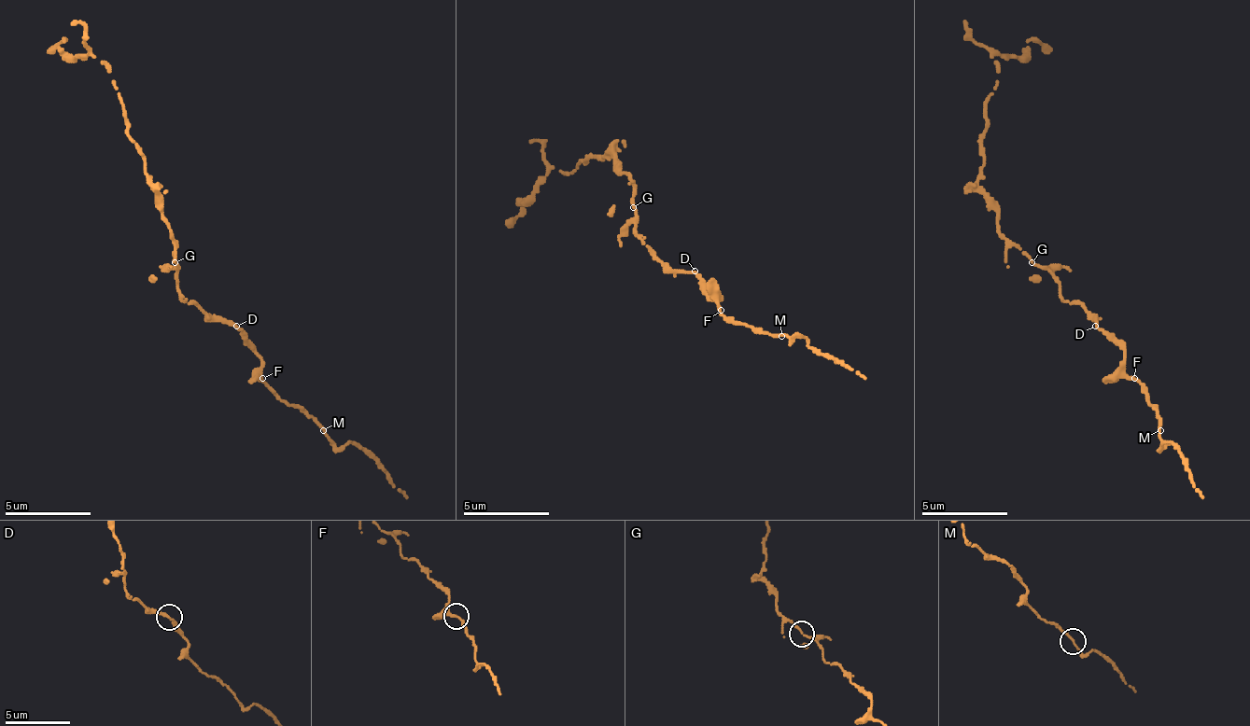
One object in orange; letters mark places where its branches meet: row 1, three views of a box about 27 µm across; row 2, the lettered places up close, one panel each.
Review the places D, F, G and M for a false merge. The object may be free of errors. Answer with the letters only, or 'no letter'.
no letter

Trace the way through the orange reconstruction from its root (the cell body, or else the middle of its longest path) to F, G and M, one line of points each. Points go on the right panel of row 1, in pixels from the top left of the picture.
F: (1060, 287), (1060, 296), (1069, 304), (1078, 304), (1100, 330), (1126, 352), (1126, 373), (1134, 378)
G: (1060, 287), (1060, 283), (1047, 270), (1031, 261)
M: (1060, 287), (1065, 300), (1078, 304), (1100, 330), (1126, 352), (1126, 373), (1143, 386), (1160, 421), (1160, 430)

